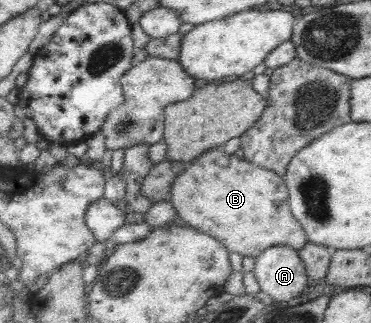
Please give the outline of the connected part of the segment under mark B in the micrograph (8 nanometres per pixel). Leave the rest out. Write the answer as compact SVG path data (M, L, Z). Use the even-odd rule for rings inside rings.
M222 147L207 152L191 162L191 167L180 175L173 184L172 202L177 208L178 215L203 233L219 237L227 245L231 252L238 252L243 256L258 258L266 249L275 246L291 246L297 250L303 249L309 244L309 234L303 227L294 210L290 206L289 185L285 177L279 177L277 172L271 169L267 171L261 165L251 163L247 158L241 159L235 154L227 154L221 151Z

